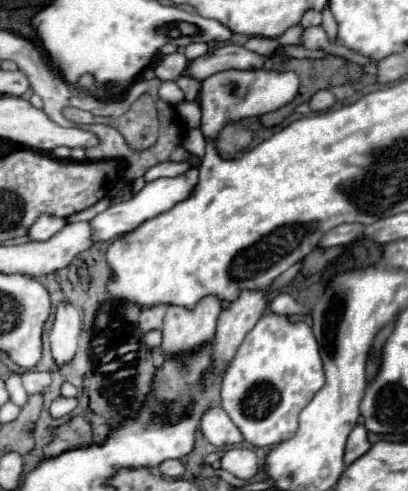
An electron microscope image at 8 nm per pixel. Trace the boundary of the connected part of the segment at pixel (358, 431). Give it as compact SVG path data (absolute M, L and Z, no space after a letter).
M357 425L349 439L347 439L347 447L345 447L345 465L351 465L355 459L359 459L361 455L365 455L369 451L371 443L367 439L367 429L365 425Z

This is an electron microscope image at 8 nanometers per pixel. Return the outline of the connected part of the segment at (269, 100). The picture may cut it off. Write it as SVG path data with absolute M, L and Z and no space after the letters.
M227 69L207 77L201 85L201 109L203 121L201 131L205 137L217 137L217 133L229 121L239 121L245 117L257 117L281 109L291 103L299 89L299 77L293 71L267 71L267 69Z

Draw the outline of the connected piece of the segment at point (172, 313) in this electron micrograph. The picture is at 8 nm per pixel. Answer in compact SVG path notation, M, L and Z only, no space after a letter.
M205 297L197 303L197 309L167 307L163 325L161 351L165 357L193 353L213 341L217 317L221 313L221 301L217 297Z

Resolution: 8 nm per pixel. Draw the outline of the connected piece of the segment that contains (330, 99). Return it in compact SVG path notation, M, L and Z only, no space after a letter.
M317 91L313 97L311 97L311 101L309 101L309 105L311 105L311 111L327 111L327 109L331 109L333 105L337 103L337 97L331 93L331 91Z

